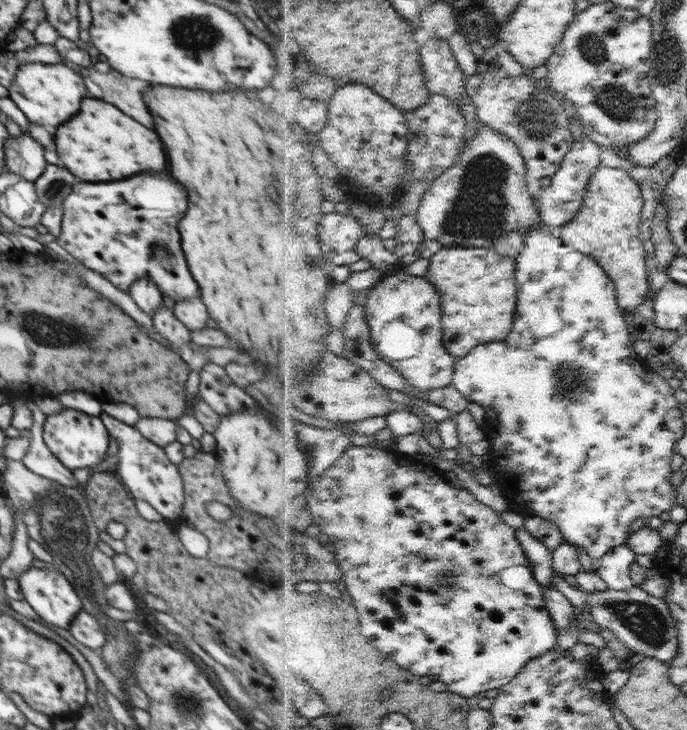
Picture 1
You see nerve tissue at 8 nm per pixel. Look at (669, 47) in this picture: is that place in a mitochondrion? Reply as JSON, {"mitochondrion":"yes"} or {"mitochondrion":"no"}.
{"mitochondrion":"yes"}

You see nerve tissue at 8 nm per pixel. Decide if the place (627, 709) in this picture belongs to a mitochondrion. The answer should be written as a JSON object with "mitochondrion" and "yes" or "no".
{"mitochondrion":"no"}

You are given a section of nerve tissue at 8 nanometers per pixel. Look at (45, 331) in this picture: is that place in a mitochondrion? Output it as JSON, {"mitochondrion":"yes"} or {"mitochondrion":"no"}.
{"mitochondrion":"yes"}

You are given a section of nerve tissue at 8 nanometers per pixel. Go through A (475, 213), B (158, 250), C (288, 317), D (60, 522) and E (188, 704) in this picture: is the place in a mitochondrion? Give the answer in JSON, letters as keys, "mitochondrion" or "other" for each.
{"A":"mitochondrion","B":"mitochondrion","C":"other","D":"mitochondrion","E":"mitochondrion"}

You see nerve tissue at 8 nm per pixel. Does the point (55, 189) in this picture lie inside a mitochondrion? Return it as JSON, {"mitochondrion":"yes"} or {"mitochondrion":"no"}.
{"mitochondrion":"yes"}

